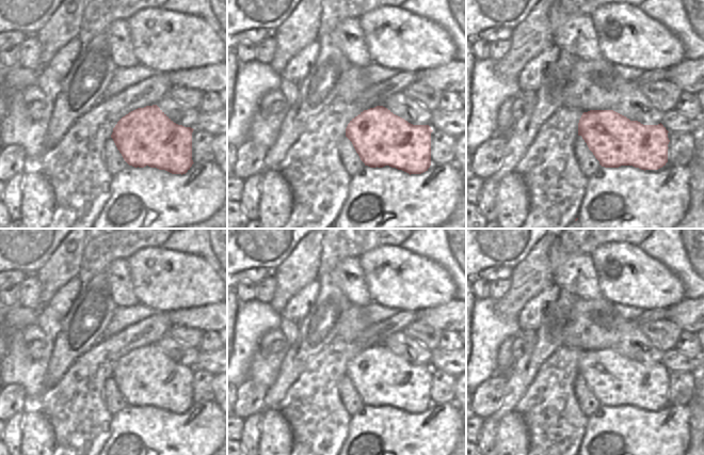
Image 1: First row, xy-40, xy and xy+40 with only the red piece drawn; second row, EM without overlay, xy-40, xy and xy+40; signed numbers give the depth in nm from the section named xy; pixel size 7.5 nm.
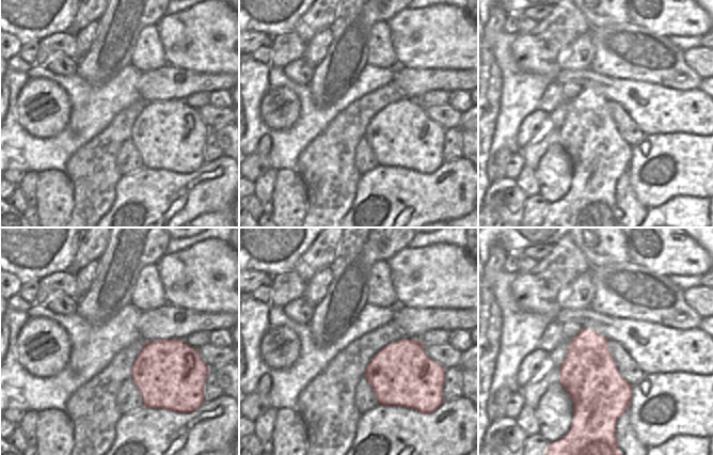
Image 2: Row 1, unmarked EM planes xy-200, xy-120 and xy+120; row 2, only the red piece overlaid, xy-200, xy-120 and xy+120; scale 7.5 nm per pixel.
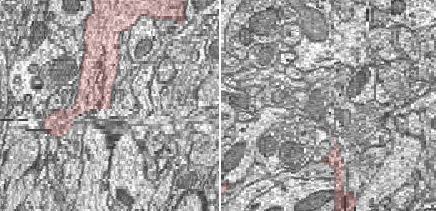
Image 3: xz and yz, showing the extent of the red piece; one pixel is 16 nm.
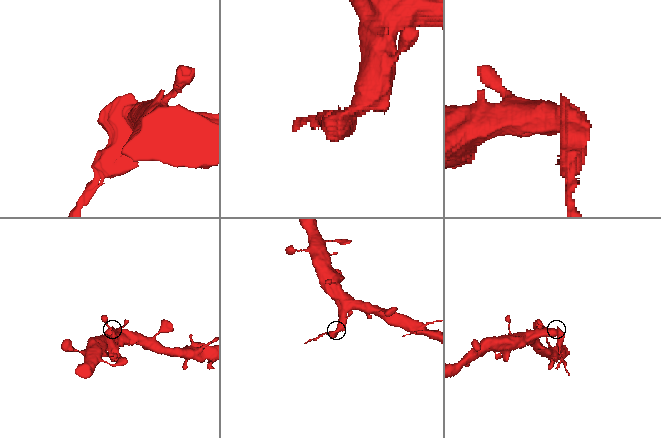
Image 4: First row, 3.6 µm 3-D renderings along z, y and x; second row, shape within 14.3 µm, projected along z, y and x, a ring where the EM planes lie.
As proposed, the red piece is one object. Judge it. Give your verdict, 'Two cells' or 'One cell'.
Two cells

